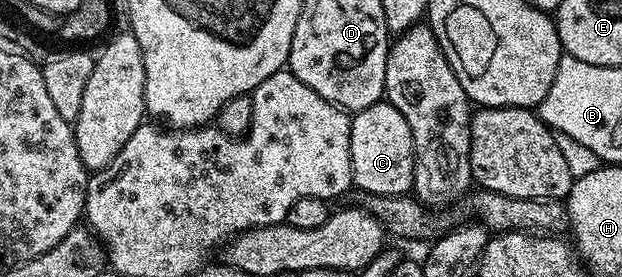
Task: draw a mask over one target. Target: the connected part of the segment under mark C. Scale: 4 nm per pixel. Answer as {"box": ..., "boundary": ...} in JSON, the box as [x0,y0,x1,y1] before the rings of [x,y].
{"box":[350,101,414,195],"boundary":[[[380,101],[350,119],[350,163],[353,185],[363,194],[409,195],[414,189],[414,141],[408,120],[392,103]]]}

